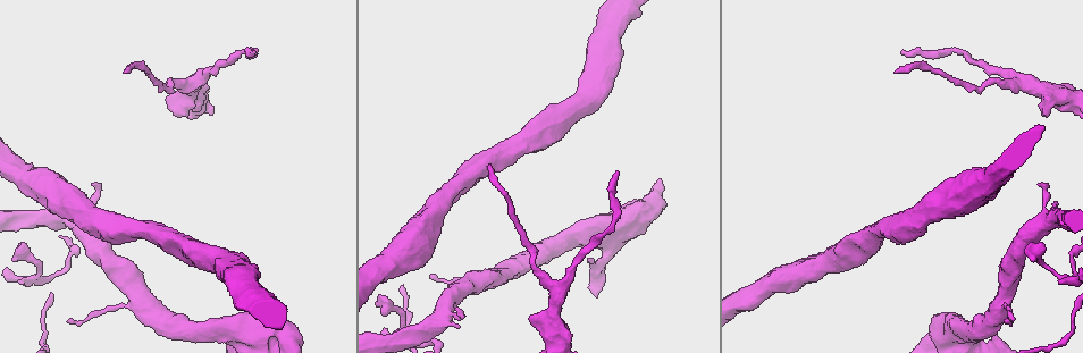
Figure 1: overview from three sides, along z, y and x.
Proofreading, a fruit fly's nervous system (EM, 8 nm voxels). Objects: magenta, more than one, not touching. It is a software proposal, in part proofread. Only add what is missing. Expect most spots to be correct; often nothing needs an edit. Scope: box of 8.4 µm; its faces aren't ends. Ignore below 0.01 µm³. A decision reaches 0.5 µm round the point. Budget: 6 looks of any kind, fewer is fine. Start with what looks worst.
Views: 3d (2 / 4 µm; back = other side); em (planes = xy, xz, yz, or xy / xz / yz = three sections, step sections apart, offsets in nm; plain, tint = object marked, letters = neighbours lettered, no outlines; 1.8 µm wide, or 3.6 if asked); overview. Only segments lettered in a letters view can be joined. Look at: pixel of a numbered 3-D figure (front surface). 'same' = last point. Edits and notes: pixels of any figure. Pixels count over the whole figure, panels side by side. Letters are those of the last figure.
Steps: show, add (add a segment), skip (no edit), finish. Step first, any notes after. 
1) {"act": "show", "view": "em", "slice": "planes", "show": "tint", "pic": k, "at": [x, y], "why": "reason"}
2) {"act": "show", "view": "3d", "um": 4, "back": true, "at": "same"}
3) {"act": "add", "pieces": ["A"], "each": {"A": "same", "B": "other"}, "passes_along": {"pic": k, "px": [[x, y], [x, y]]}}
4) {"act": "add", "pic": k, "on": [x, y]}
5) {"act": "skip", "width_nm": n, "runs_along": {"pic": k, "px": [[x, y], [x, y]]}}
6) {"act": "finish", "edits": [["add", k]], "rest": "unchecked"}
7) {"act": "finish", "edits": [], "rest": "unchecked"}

{"act": "show", "view": "3d", "um": 2, "back": true, "pic": 1, "at": [618, 172], "why": "an open end"}

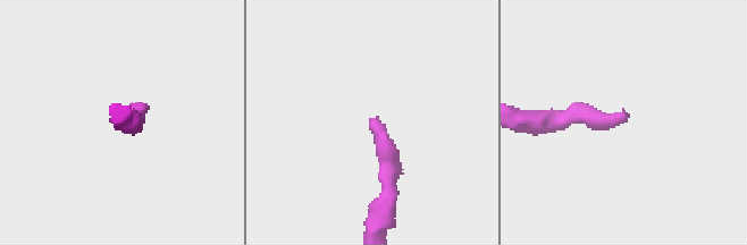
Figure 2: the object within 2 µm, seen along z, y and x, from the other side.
{"act": "show", "view": "em", "slice": "planes", "show": "letters", "pic": 2, "at": [371, 120]}

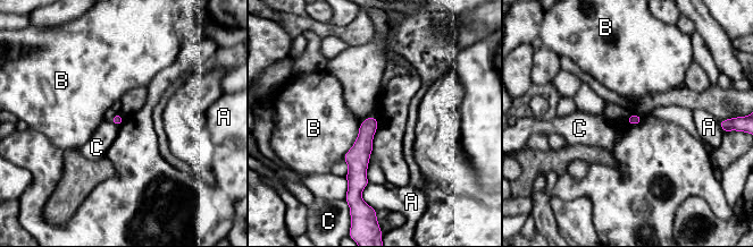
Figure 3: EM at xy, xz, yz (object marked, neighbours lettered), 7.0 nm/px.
{"act": "skip", "each": {"A": "other", "B": "other", "C": "other"}, "border": {"pic": 3, "px": [[110, 120], [117, 127]]}, "found": "none of them fits"}

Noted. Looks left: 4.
{"act": "show", "view": "3d", "um": 4, "pic": 1, "at": [126, 73], "why": "thin end"}

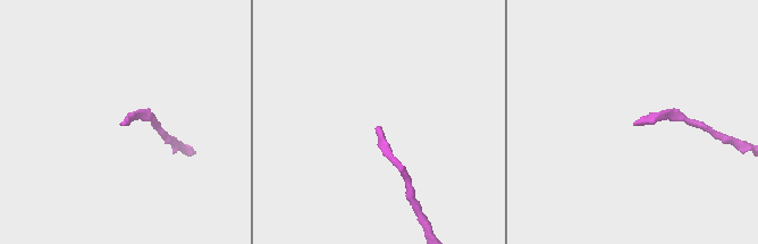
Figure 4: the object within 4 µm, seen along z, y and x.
{"act": "show", "view": "em", "slice": "planes", "show": "tint", "pic": 4, "at": [377, 129], "why": "need the tissue"}

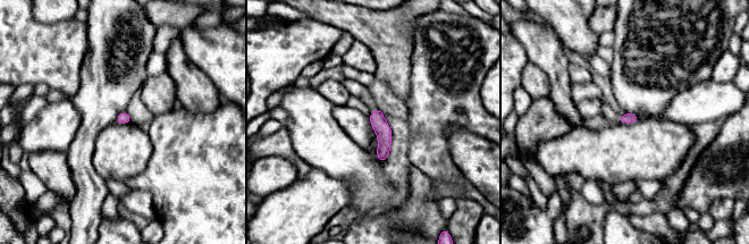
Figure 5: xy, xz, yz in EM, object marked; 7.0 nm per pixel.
{"act": "show", "view": "em", "slice": "planes", "show": "letters", "at": "same"}

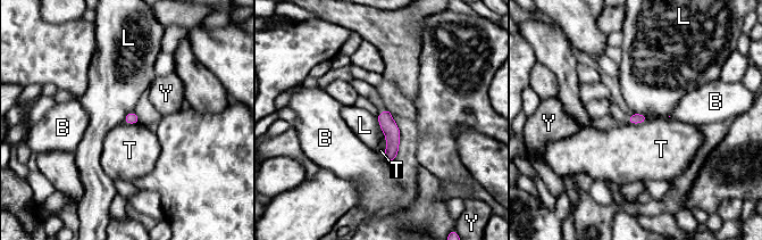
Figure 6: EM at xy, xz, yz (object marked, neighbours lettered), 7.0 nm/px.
{"act": "skip", "width_nm": 80, "each": {"B": "other", "L": "other", "T": "other", "Y": "other"}, "runs_along": {"pic": 6, "px": [[387, 113], [390, 158]]}, "found": "no lettered segment goes on from it"}

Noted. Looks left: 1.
{"act": "show", "view": "em", "um": 3.6, "slice": "xy", "step": 16, "show": "letters", "pic": 1, "at": [1053, 96], "why": "thick turns thin"}

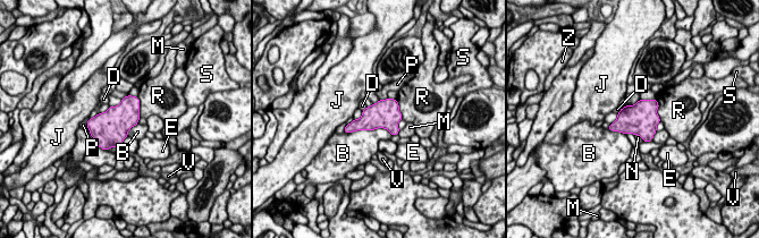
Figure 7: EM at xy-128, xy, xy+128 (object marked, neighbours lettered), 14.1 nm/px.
{"act": "skip", "longest_contact_nm": ["B", 700], "each": {"B": "other", "D": "other", "E": "other", "J": "other", "M": "other", "N": "other", "P": "other", "R": "other", "S": "other", "V": "other", "Z": "other"}, "border": {"pic": 7, "px": [[344, 130], [386, 128], [393, 135]]}, "found": "no lettered segment goes on from it"}

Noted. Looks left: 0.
{"act": "finish", "edits": [], "rest": "unchecked"}

